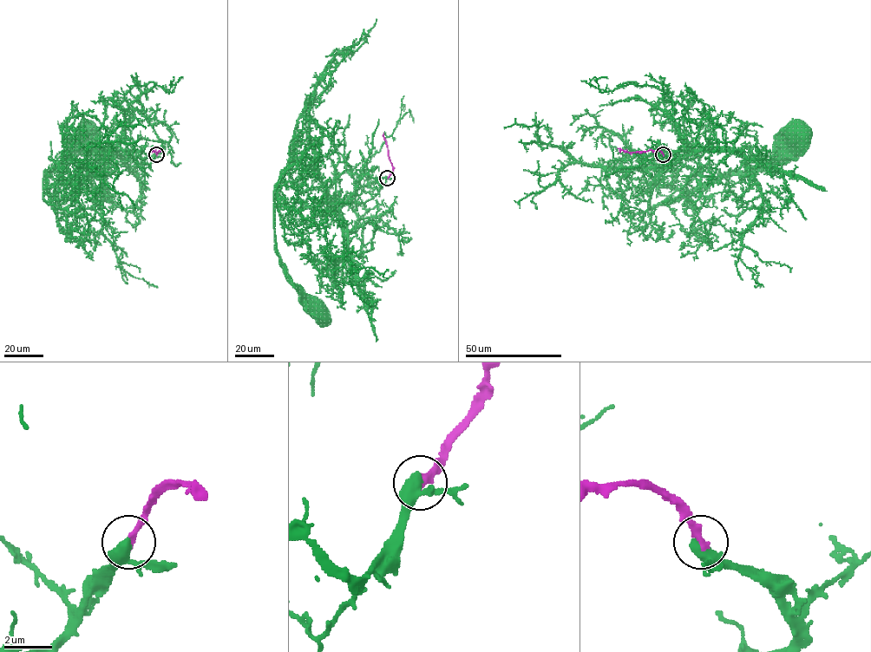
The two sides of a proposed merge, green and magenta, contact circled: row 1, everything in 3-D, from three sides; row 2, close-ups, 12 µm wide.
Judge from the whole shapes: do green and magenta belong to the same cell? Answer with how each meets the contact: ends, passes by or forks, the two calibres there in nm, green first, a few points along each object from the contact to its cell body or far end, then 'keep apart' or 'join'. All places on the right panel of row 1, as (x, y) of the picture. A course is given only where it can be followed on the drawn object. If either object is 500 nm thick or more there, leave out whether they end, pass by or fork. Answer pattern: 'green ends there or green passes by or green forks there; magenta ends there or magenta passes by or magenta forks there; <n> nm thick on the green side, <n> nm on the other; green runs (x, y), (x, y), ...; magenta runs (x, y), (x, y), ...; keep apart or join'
green passes by; magenta ends there; 440 nm thick on the green side, 300 nm on the other; green runs (663, 154), (669, 164), (660, 157), (683, 146), (692, 149), (652, 188), (651, 208), (757, 170), (794, 133); magenta runs (663, 154), (658, 150), (629, 153), (617, 147); join

